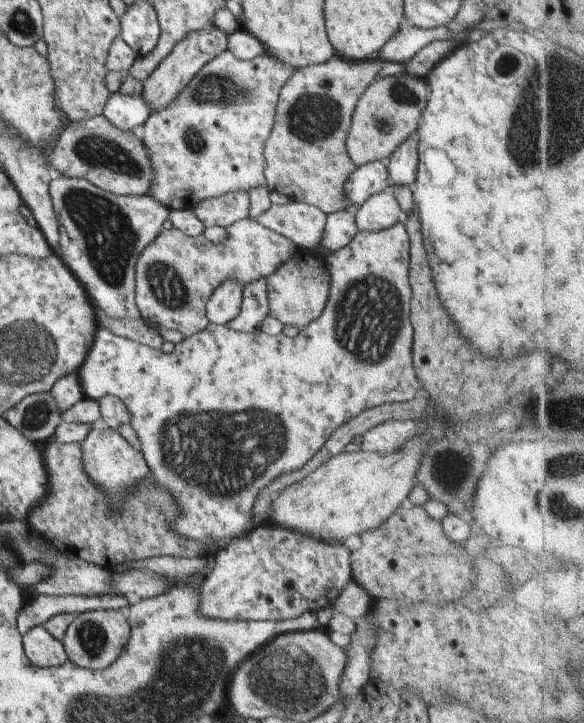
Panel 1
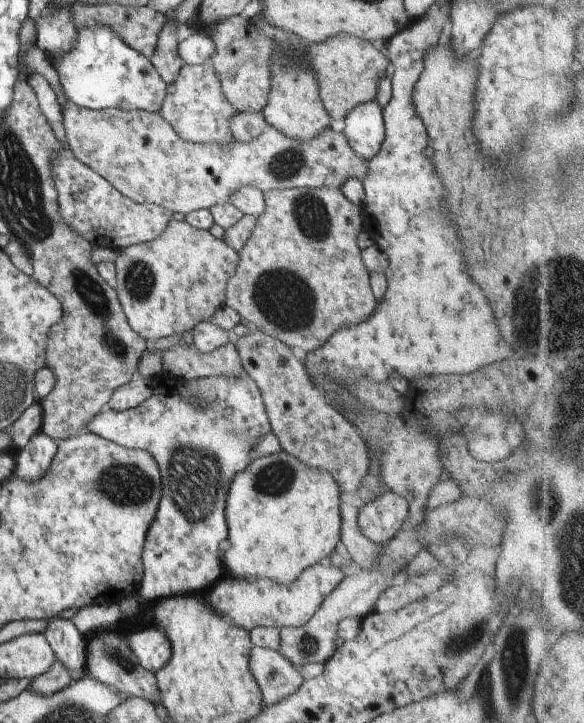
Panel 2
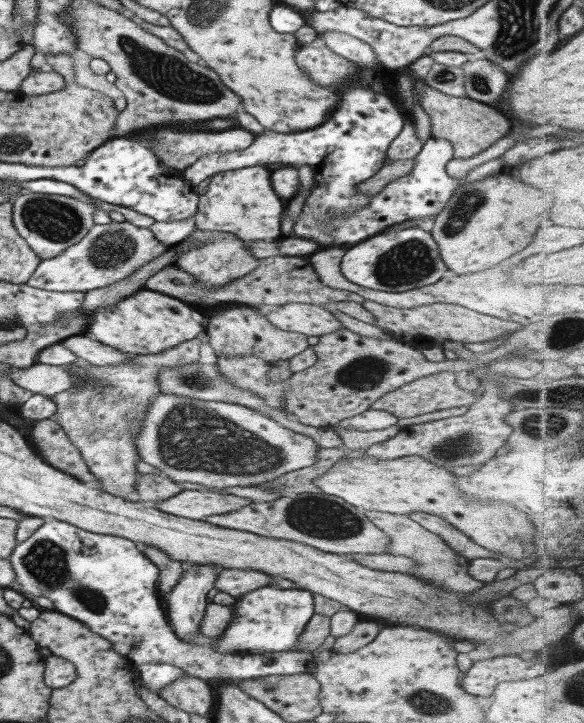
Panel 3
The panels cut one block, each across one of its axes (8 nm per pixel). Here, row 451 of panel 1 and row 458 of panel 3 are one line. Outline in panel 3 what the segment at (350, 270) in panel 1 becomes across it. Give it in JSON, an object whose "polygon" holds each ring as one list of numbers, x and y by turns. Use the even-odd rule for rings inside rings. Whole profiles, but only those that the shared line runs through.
{"polygon":[[162,392,154,397,152,405,146,409,142,429,136,435,134,444,140,452,141,460,162,471,169,480,180,485,183,482,199,484,204,488,213,488,216,493,234,486,262,485,284,474,313,466,318,461,318,450,321,449,312,437,285,428,260,411,240,404,189,399]]}

